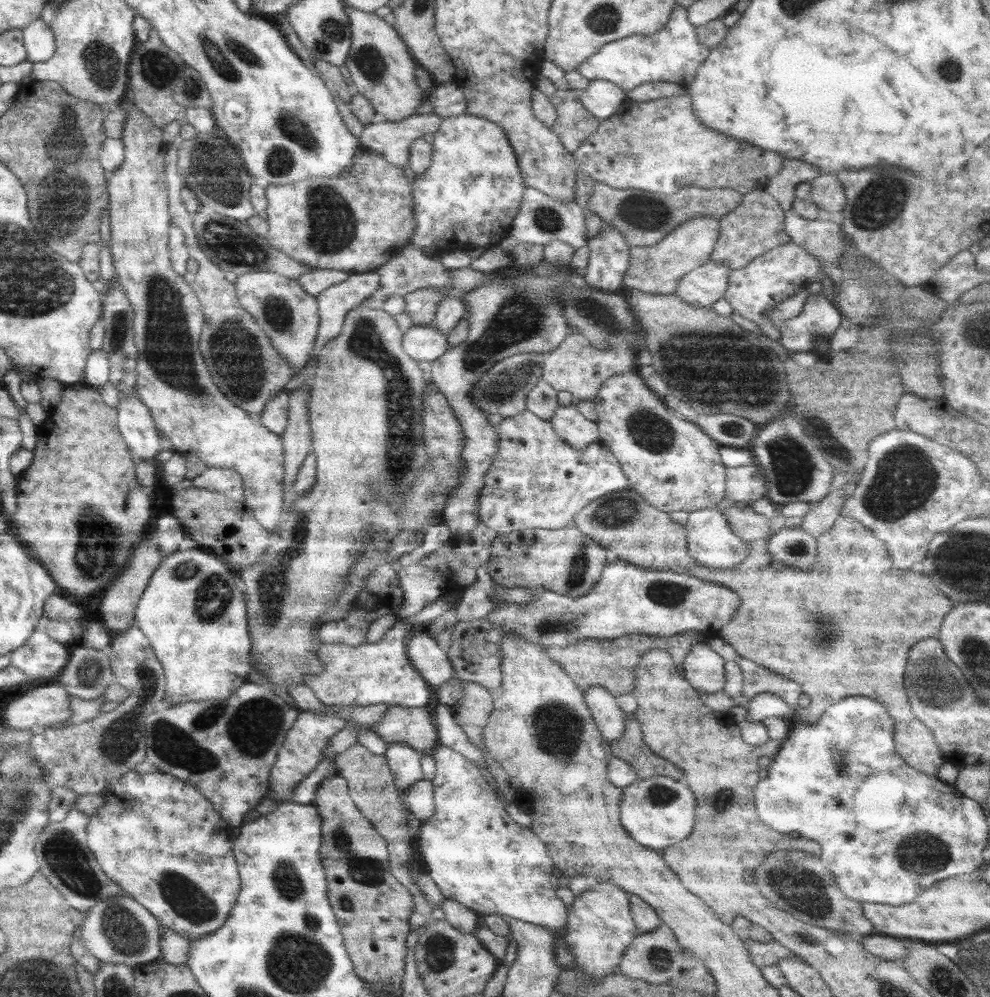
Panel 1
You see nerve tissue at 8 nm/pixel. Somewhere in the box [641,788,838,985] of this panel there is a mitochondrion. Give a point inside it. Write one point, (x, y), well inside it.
(798, 883)

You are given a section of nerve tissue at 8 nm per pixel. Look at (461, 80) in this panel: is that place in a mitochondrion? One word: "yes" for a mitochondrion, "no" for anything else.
no

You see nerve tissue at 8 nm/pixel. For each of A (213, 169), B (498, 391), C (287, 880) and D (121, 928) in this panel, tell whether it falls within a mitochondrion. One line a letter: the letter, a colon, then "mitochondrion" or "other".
A: mitochondrion
B: mitochondrion
C: mitochondrion
D: mitochondrion

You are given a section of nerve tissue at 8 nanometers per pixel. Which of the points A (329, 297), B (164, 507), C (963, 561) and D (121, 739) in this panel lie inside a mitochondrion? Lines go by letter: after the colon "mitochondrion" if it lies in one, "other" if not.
A: other
B: other
C: mitochondrion
D: mitochondrion

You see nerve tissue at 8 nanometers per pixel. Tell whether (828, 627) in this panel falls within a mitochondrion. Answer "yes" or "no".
yes

